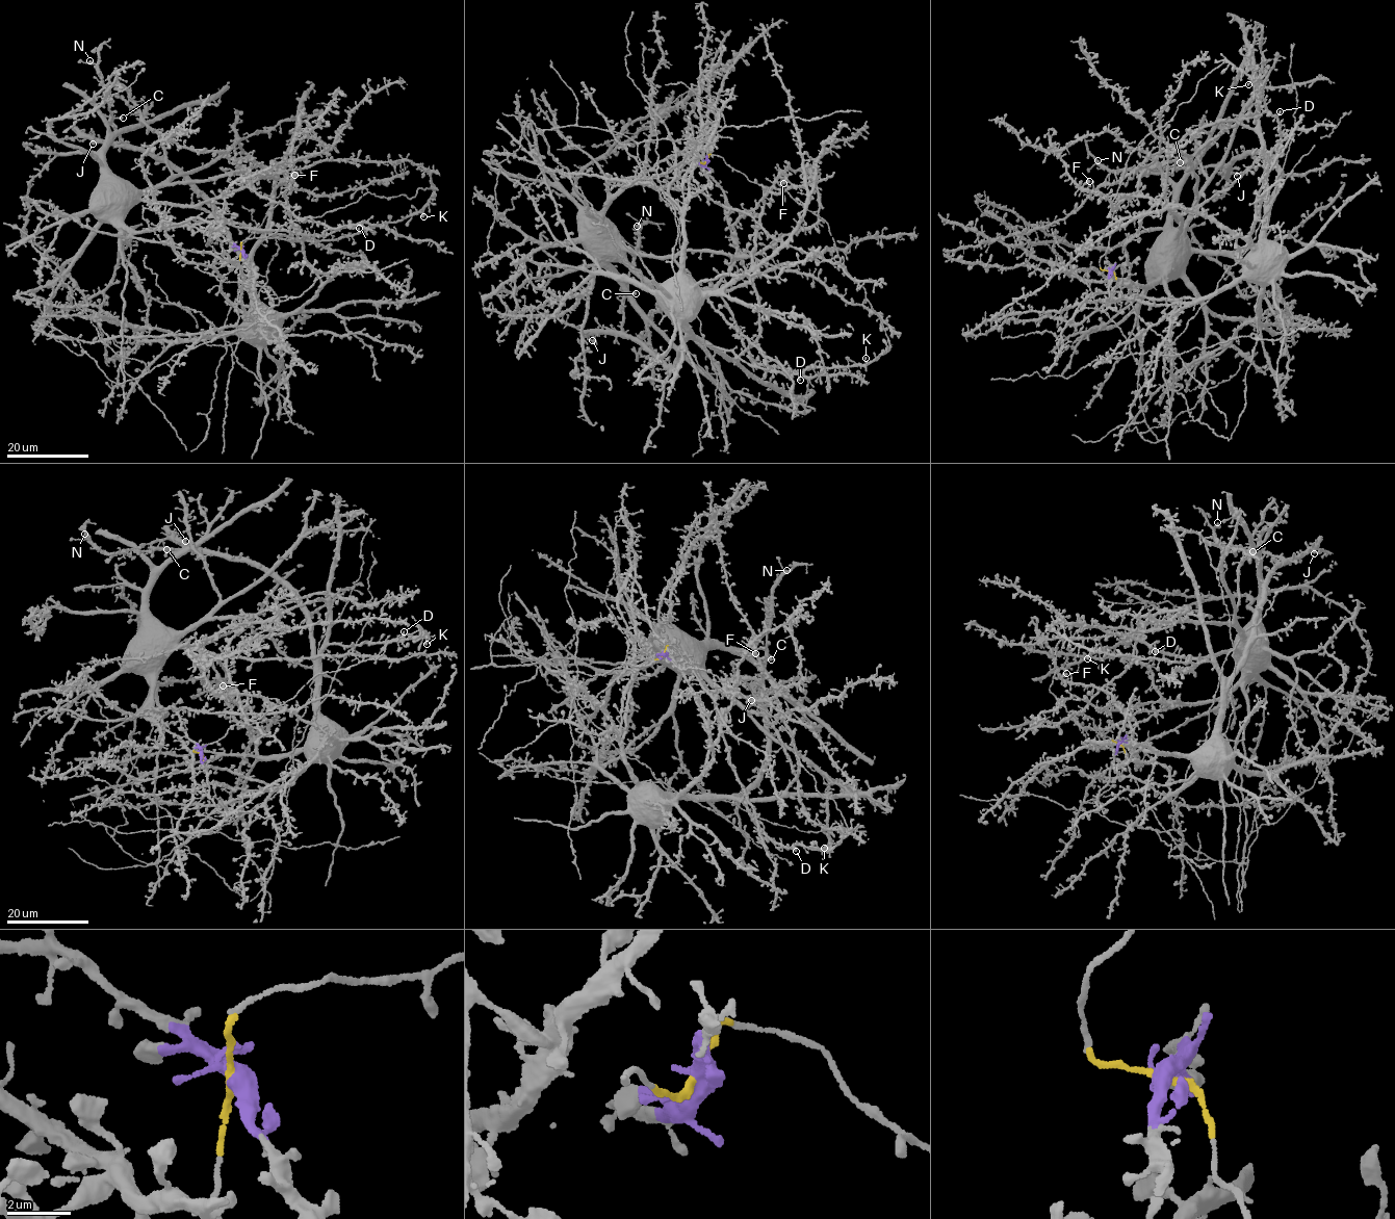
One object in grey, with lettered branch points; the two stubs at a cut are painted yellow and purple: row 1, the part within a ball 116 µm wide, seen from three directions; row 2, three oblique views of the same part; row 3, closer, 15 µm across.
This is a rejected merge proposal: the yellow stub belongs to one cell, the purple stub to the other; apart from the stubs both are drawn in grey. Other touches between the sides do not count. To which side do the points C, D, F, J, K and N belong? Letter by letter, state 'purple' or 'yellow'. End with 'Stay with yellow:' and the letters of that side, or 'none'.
C: yellow
D: yellow
F: yellow
J: yellow
K: yellow
N: yellow
Stay with yellow: C, D, F, J, K, N

